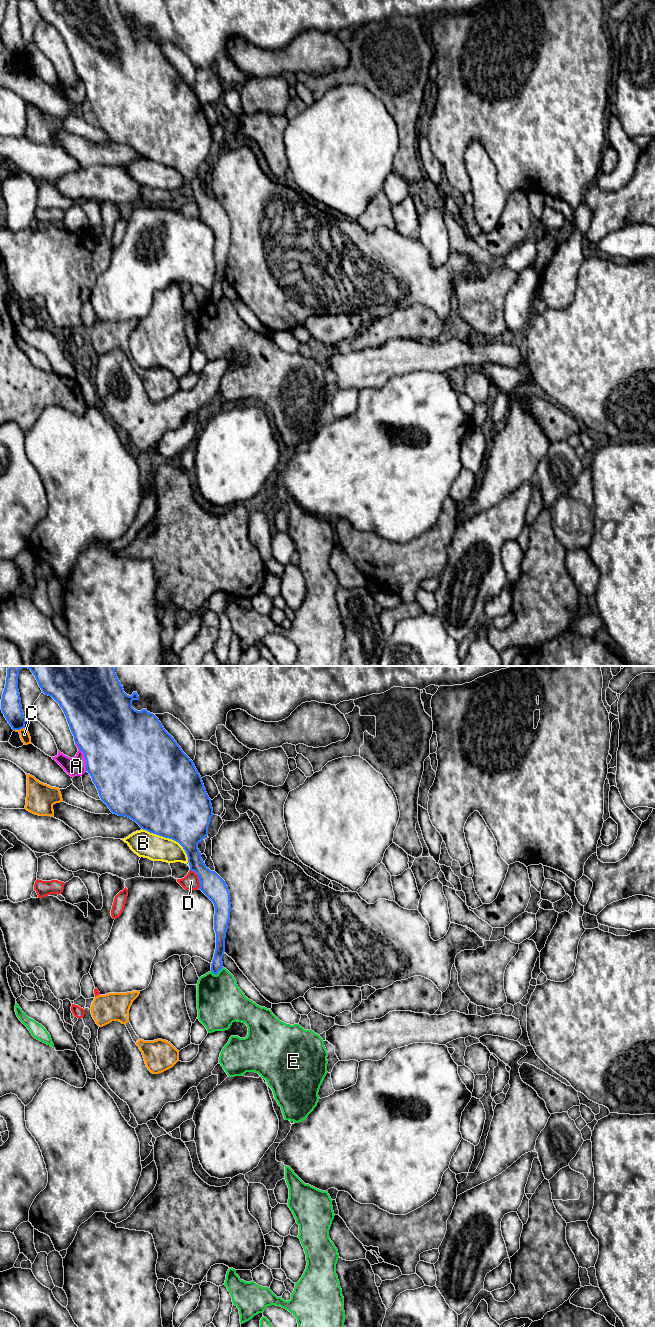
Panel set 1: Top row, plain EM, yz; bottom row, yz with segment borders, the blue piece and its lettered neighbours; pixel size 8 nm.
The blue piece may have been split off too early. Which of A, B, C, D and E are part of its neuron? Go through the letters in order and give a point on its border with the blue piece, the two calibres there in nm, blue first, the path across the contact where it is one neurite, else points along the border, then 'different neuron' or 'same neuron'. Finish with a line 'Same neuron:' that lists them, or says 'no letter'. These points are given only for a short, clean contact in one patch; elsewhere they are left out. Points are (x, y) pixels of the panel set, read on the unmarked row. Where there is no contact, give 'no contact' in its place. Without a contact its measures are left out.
A: meets blue in yz at (84, 84); 500 nm thick on the blue side, 150 nm on the other; different neuron
B: meets blue in yz at (170, 166); 500 nm thick on the blue side, 200 nm on the other; different neuron
C: meets blue in yz at (19, 57); 160 nm thick on the blue side, 80 nm on the other; different neuron
D: meets blue in yz at (198, 205); 190 nm thick on the blue side, 130 nm on the other; border along yz (190, 197), (197, 203), (199, 216); different neuron
E: meets blue in yz at (217, 301); 90 nm thick on the blue side, 380 nm on the other; different neuron
Same neuron: no letter

